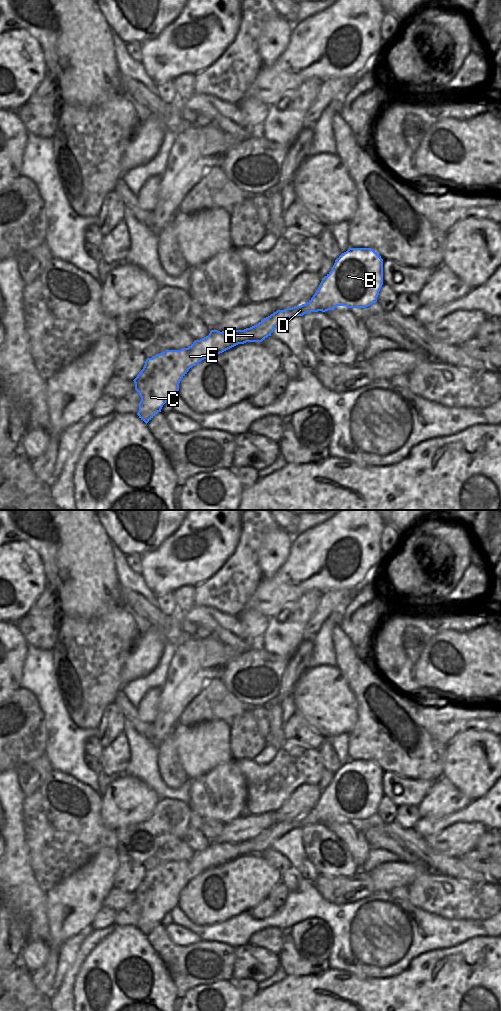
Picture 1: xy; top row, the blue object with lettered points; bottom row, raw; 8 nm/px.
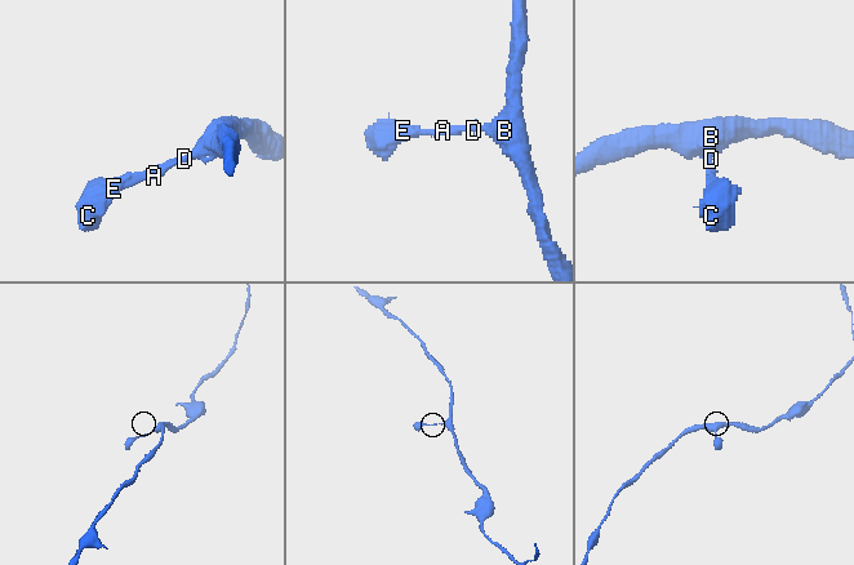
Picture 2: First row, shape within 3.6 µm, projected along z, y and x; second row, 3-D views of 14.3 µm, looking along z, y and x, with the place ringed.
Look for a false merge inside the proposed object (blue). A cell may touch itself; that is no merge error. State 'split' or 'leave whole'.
leave whole

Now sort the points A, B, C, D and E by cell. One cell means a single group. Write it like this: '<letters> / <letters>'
A B C D E

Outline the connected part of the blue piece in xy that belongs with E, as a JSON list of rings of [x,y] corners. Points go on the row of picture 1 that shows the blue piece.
[[[349,248],[336,260],[331,271],[322,279],[313,297],[306,303],[284,310],[277,310],[258,324],[244,330],[211,330],[209,335],[195,340],[188,348],[166,350],[147,358],[143,369],[133,380],[135,390],[141,401],[137,415],[146,424],[158,413],[163,405],[170,401],[179,391],[179,383],[190,368],[202,360],[220,354],[238,344],[246,342],[262,342],[281,324],[294,316],[303,316],[308,312],[326,312],[336,306],[348,308],[366,308],[377,302],[379,291],[383,285],[383,259],[372,248]]]

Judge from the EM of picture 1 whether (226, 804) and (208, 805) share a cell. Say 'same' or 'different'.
same

